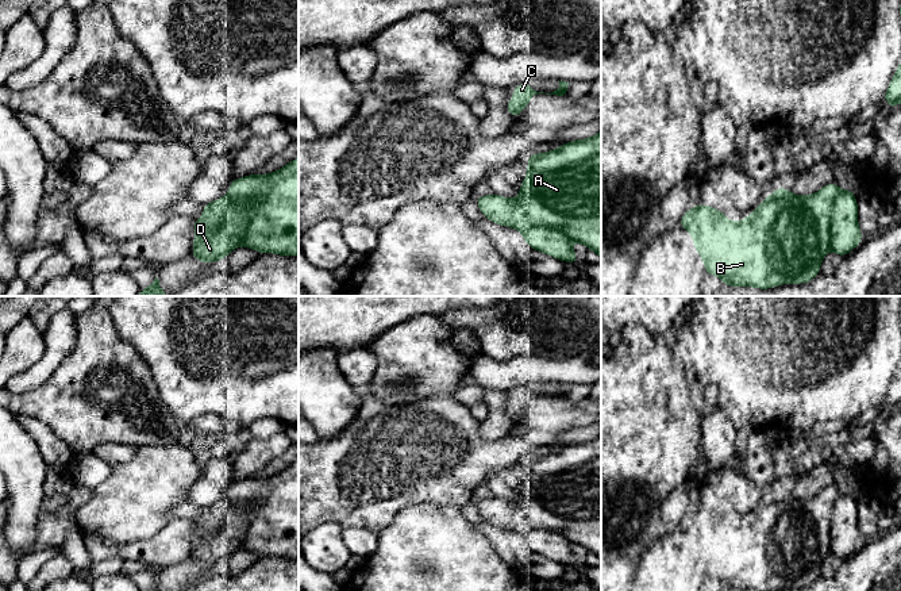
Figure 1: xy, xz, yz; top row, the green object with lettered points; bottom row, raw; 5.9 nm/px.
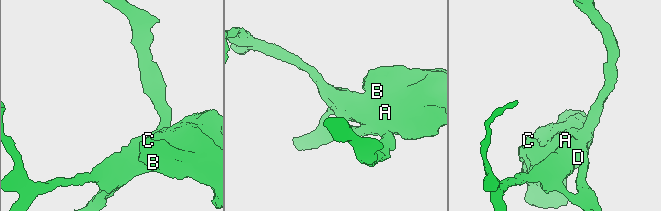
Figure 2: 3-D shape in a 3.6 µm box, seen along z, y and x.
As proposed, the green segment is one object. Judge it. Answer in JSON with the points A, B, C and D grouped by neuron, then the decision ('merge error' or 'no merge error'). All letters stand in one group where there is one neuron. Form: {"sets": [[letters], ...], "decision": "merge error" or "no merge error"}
{"sets": [["A", "B", "C"], ["D"]], "decision": "merge error"}

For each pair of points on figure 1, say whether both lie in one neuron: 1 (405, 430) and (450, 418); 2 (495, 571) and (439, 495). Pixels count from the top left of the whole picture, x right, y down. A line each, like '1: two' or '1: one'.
1: one
2: two

